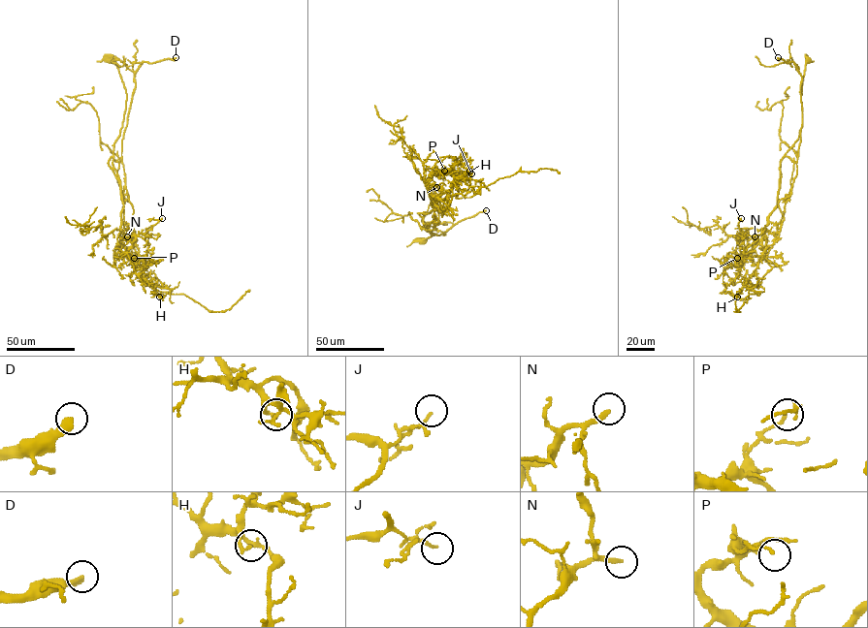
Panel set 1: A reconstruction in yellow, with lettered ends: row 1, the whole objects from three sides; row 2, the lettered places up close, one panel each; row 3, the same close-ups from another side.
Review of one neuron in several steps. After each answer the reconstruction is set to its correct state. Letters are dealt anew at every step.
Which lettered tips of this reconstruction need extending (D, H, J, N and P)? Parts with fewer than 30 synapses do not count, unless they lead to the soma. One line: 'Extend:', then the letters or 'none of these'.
Extend: D, N

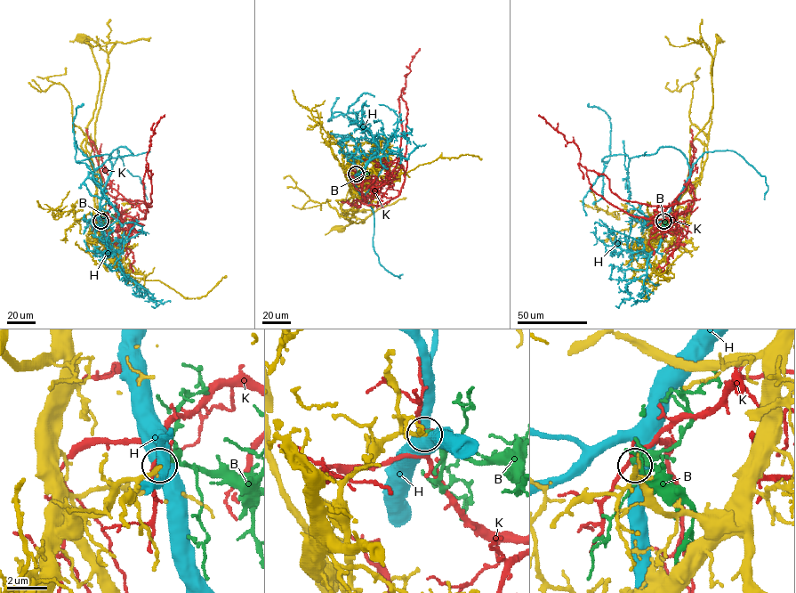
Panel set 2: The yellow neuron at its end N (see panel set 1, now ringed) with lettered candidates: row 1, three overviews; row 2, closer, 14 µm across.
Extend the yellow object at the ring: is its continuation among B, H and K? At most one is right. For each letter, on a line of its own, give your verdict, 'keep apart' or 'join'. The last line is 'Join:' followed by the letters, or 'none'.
B: join
H: keep apart
K: keep apart
Join: B

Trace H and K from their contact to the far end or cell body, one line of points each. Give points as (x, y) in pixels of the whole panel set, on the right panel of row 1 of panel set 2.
H: (663, 222), (689, 174), (684, 155), (661, 146), (654, 154), (602, 161), (609, 158), (609, 117), (589, 103)
K: (663, 221), (679, 214), (628, 215), (592, 190), (587, 171), (603, 174), (623, 199), (695, 199), (691, 129)

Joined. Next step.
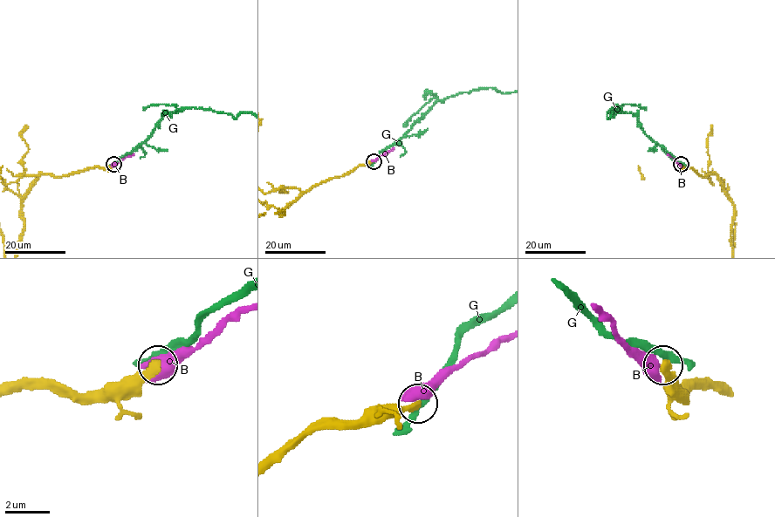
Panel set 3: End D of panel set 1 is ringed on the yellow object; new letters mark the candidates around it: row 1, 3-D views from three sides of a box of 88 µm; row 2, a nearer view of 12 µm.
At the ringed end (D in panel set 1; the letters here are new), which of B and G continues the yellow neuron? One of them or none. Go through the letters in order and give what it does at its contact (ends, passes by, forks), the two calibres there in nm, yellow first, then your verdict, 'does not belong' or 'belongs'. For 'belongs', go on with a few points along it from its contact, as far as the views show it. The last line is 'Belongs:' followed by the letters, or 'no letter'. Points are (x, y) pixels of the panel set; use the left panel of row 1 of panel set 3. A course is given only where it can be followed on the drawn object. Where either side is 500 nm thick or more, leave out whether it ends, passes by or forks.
B: 360/800 nm | does not belong
G: it passes by | 360/280 nm | does not belong
Belongs: no letter

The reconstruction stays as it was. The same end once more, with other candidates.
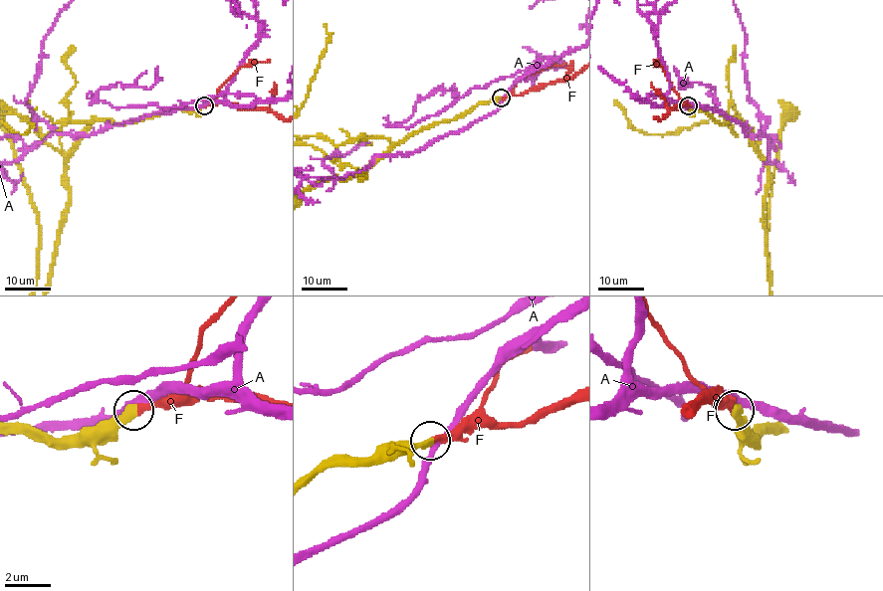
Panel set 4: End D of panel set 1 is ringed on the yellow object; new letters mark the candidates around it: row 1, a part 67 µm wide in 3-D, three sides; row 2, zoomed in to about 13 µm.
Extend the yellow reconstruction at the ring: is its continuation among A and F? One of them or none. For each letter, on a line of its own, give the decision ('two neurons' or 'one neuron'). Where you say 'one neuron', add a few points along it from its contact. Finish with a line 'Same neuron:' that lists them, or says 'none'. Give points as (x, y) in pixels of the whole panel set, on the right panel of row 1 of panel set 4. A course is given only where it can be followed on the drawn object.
A: two neurons
F: one neuron
Same neuron: F

